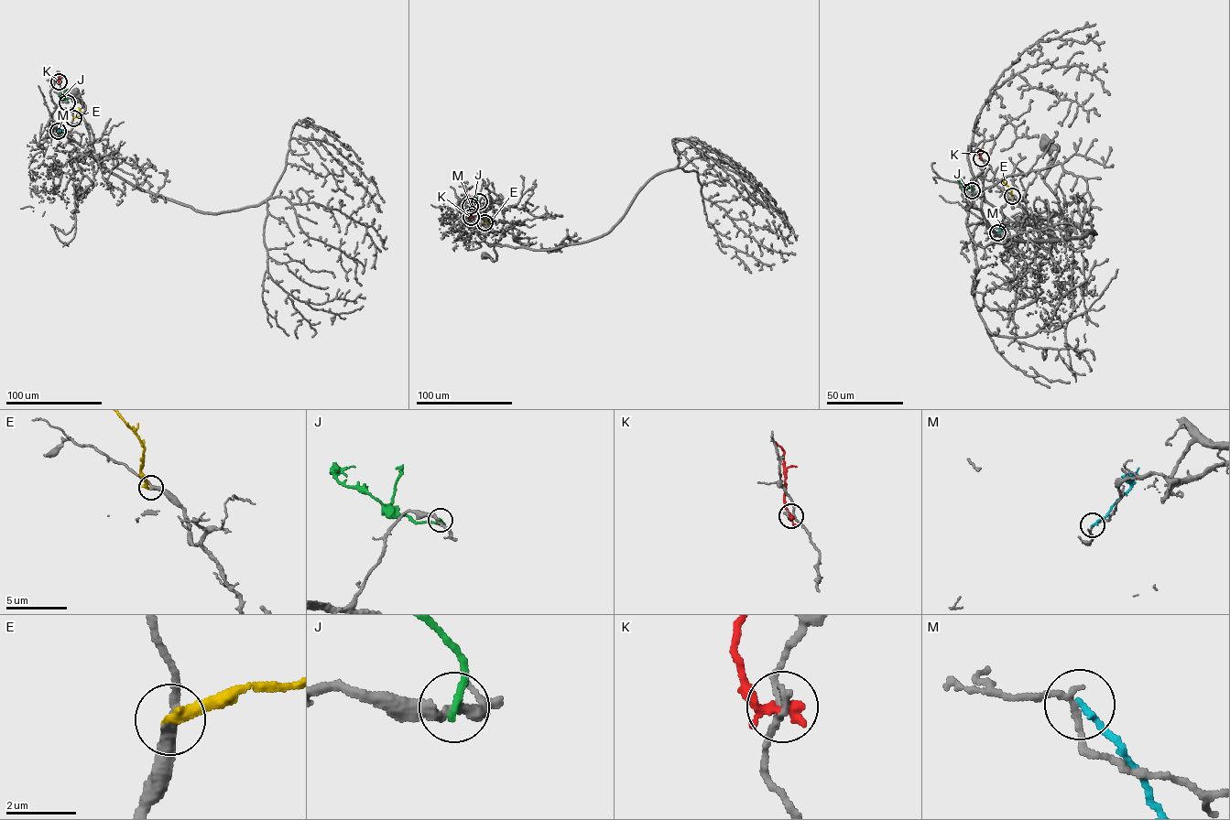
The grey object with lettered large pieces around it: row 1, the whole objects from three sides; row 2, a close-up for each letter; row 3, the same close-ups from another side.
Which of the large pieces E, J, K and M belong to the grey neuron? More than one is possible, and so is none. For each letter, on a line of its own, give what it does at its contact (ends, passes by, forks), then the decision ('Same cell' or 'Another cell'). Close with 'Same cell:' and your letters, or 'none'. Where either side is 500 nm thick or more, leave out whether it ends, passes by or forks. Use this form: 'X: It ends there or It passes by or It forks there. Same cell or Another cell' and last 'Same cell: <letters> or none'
E: It ends there. Same cell
J: It ends there. Another cell
K: It ends there. Another cell
M: It ends there. Another cell
Same cell: E

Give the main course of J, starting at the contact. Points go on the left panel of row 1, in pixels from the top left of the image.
J: (67, 102), (63, 96), (65, 91)

